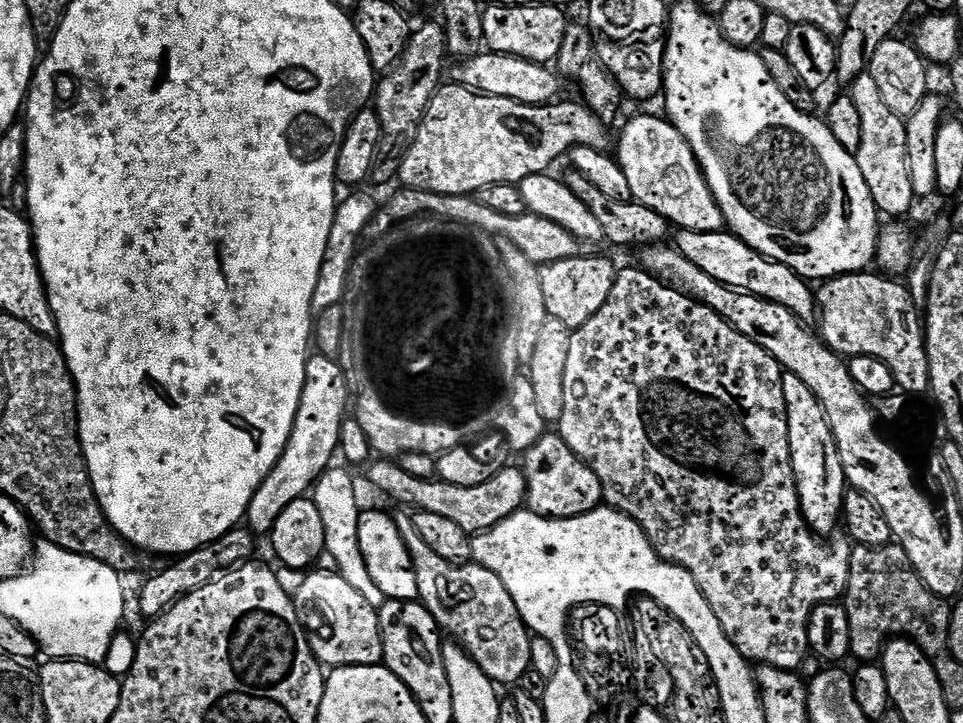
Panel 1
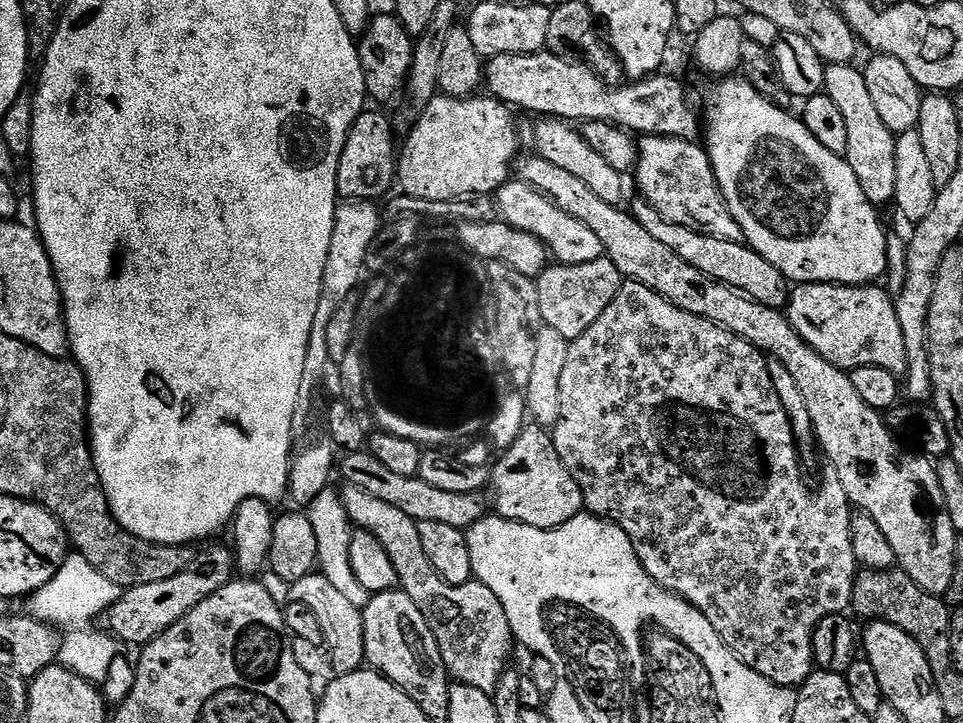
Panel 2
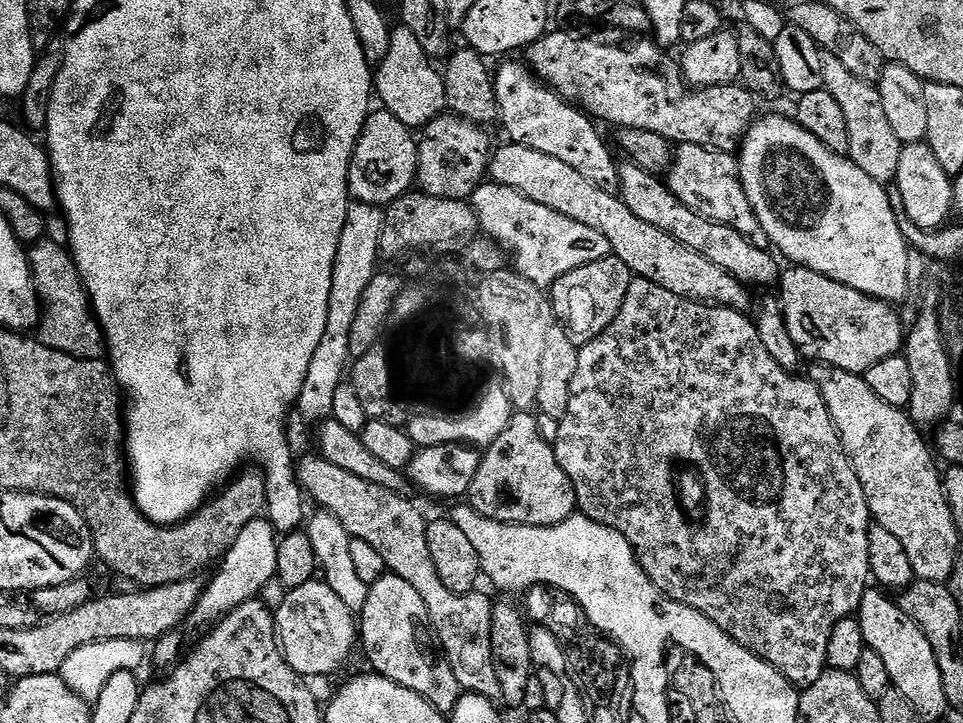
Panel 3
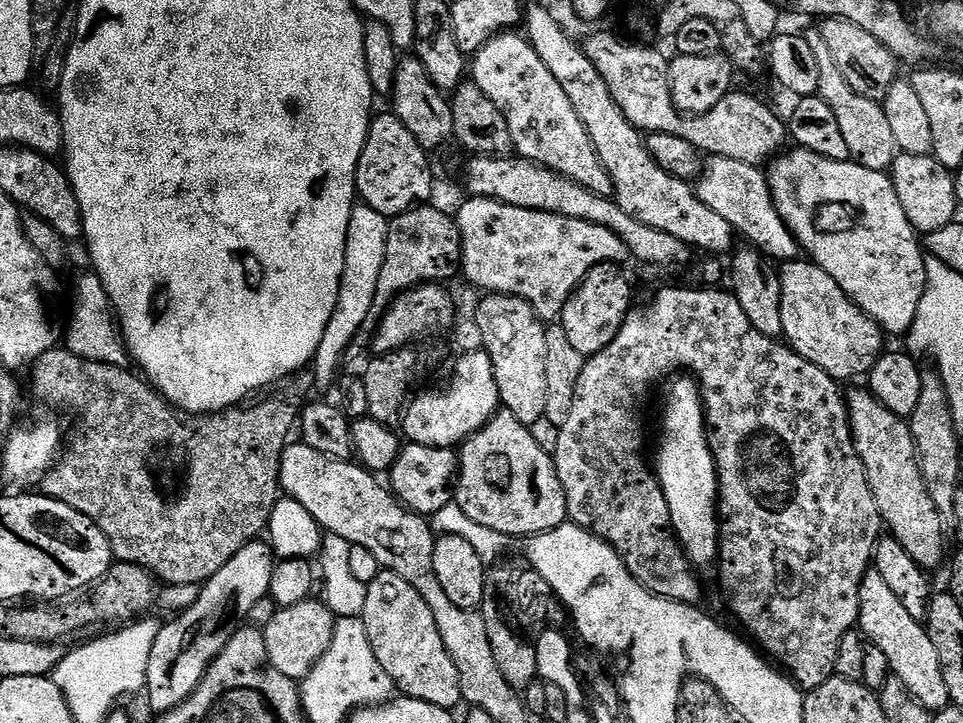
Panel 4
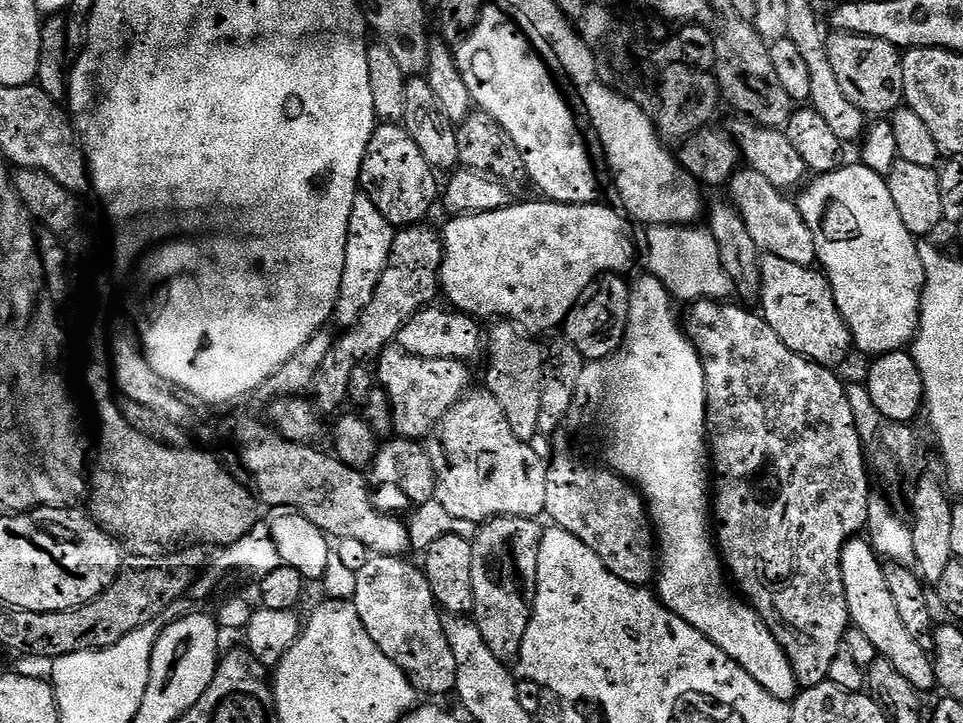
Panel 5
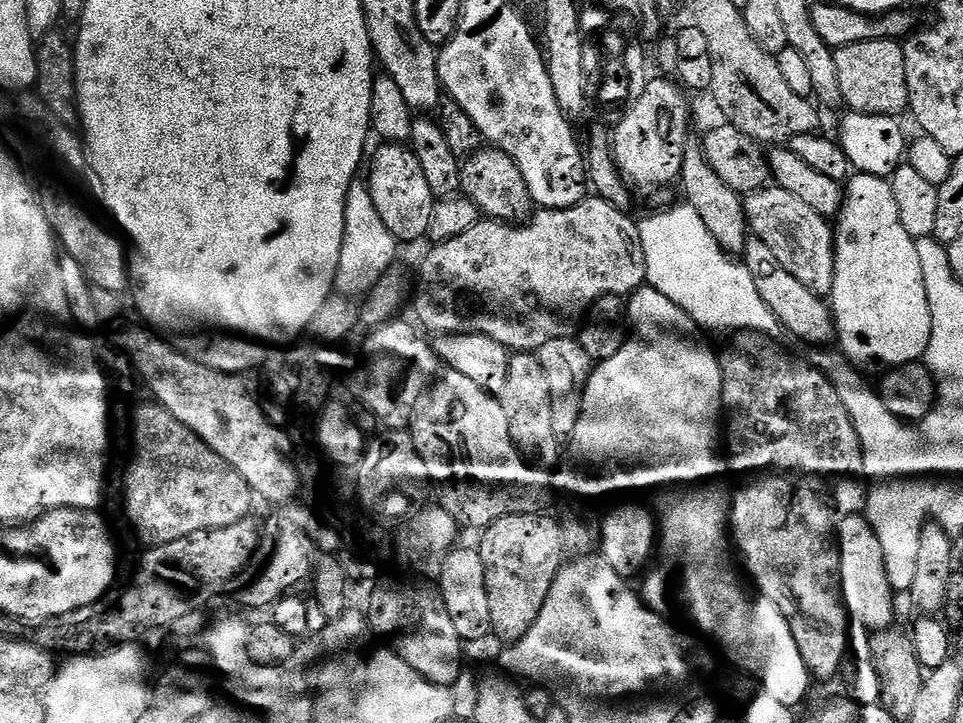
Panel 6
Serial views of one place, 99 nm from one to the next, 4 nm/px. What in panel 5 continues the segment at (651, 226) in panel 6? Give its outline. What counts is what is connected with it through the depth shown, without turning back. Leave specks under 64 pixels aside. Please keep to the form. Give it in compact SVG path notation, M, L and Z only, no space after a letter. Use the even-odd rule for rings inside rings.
M652 226L648 232L648 268L668 287L677 301L695 302L705 298L723 301L733 295L732 280L719 260L718 246L708 230L700 226L662 228Z

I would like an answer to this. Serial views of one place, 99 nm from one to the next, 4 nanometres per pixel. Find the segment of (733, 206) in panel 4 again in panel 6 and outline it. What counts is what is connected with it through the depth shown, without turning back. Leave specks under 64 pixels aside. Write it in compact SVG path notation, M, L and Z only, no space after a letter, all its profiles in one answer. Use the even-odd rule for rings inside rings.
M775 186L759 188L756 192L747 193L743 197L743 202L751 235L758 237L762 242L766 242L766 246L770 246L770 250L774 250L774 258L778 258L781 266L790 270L790 274L794 274L794 278L798 278L804 286L810 286L820 296L827 297L834 286L836 251L832 245L833 225L826 222L825 217L820 216L814 210L810 210L810 206L806 206L806 202L802 202L797 196L790 194L790 190L782 190Z

